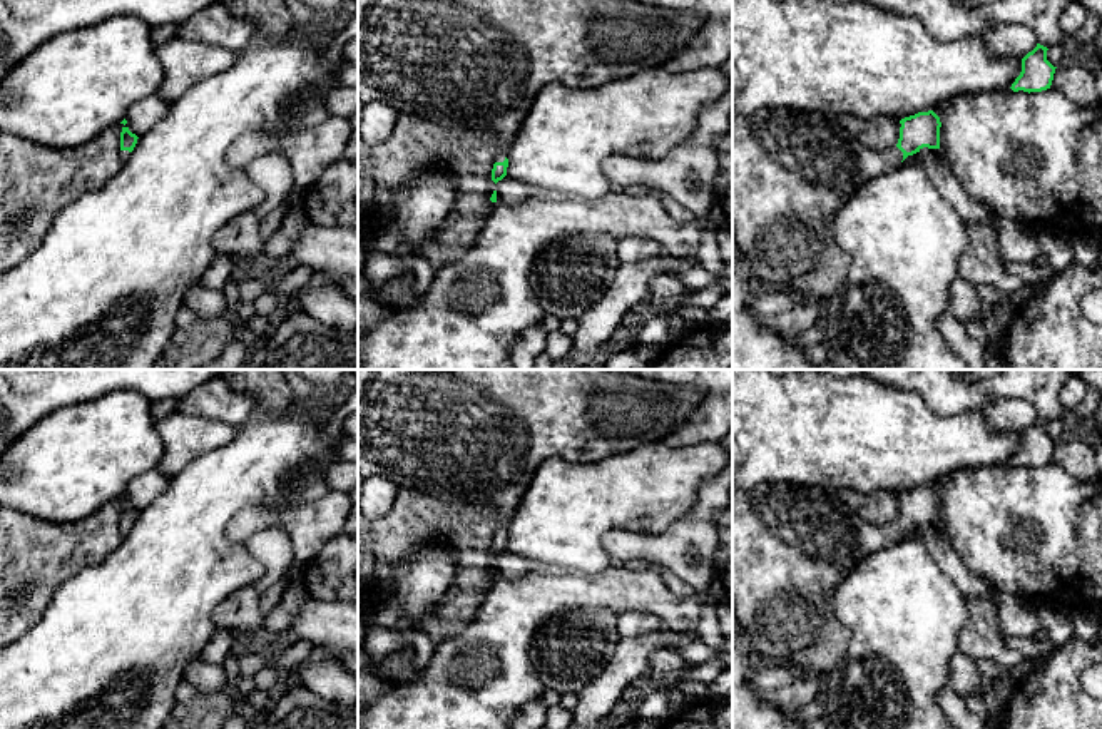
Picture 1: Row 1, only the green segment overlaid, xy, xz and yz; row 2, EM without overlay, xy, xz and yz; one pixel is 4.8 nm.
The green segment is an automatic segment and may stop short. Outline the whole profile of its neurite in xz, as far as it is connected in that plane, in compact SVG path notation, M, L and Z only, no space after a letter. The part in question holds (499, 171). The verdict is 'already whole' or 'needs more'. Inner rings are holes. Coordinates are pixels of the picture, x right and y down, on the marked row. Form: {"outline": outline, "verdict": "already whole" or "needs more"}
{"outline": "M375 0L368 7L365 22L358 30L358 100L363 105L378 100L393 107L400 115L428 120L446 129L493 130L502 142L492 169L492 181L497 184L507 176L507 149L517 135L535 97L547 84L559 82L574 90L594 90L615 80L625 80L644 70L661 69L672 55L681 52L704 25L706 22L697 15L640 0Z", "verdict": "needs more"}

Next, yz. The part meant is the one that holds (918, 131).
{"outline": "M732 107L732 237L739 249L739 261L746 261L753 271L753 286L756 289L774 289L793 293L799 303L823 306L828 298L846 281L849 269L849 257L843 252L834 239L834 214L865 182L881 174L890 172L893 167L901 164L908 155L920 152L923 147L940 149L940 117L933 112L918 112L915 115L900 120L900 139L898 144L888 150L873 150L855 139L848 130L834 122L833 117L826 117L819 112L801 112L801 110L768 110L763 109L753 115L741 115Z", "verdict": "needs more"}

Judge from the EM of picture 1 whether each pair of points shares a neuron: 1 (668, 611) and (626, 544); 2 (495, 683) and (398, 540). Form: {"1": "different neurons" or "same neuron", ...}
{"1": "different neurons", "2": "different neurons"}

